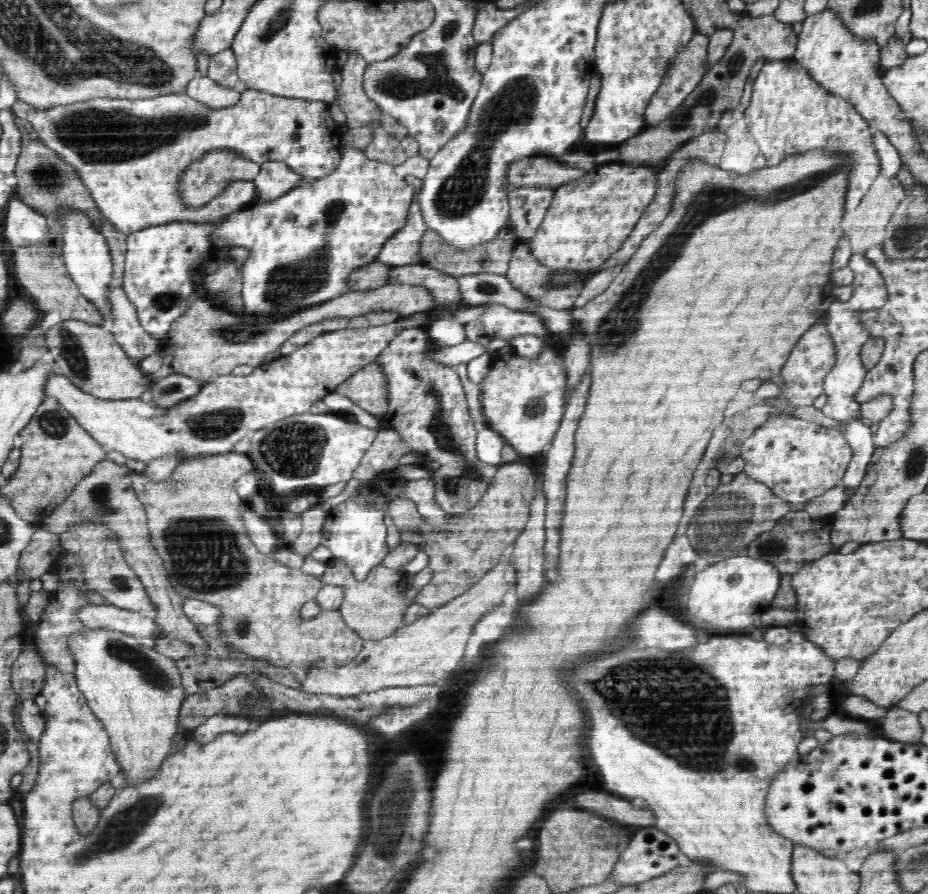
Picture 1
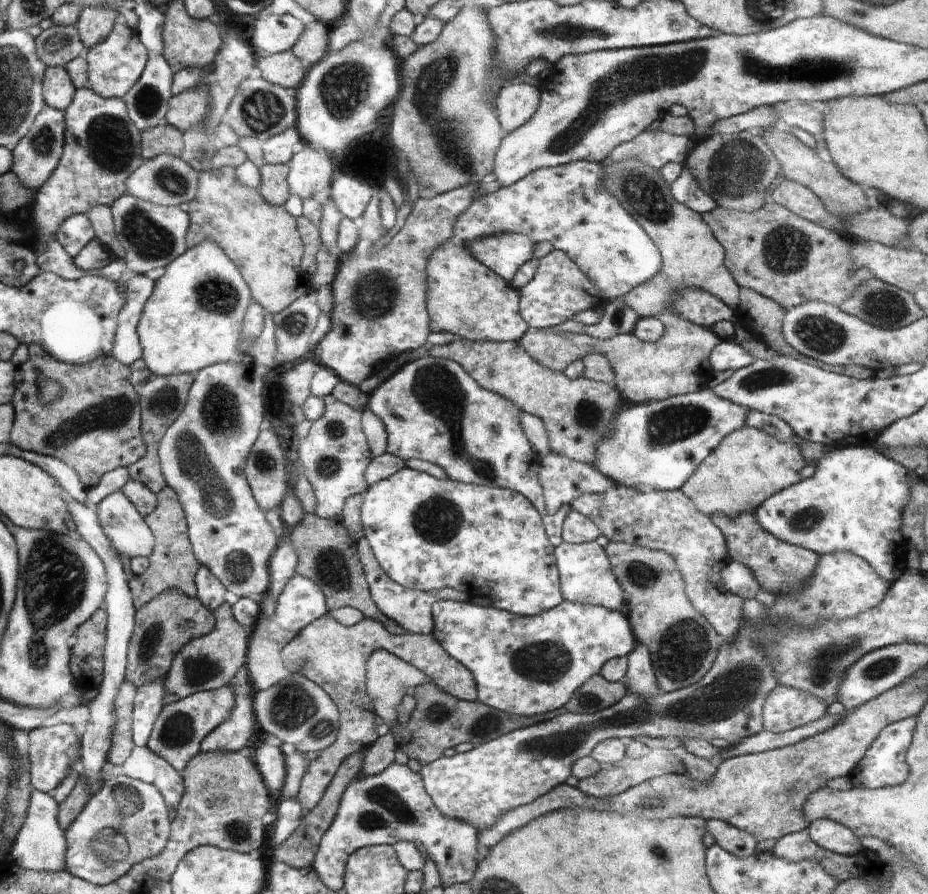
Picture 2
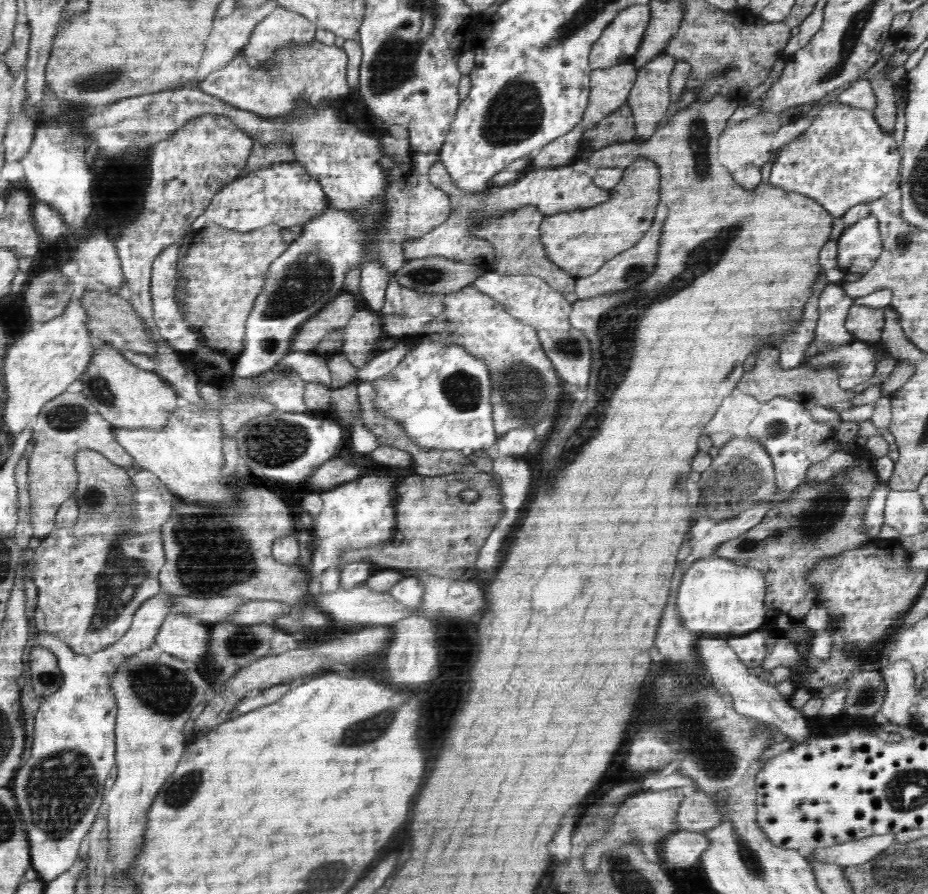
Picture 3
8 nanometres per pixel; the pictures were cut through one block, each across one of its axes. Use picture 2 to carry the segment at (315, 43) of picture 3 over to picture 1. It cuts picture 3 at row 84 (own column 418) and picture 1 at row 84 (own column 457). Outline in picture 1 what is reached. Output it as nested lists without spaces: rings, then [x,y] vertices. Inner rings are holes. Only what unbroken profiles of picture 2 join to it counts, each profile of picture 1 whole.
[[[208,75],[195,76],[184,93],[192,97],[194,100],[198,100],[212,108],[224,108],[236,104],[240,100],[240,96],[247,86],[242,82],[238,82],[237,86],[232,88],[218,85],[216,81],[212,80]]]

